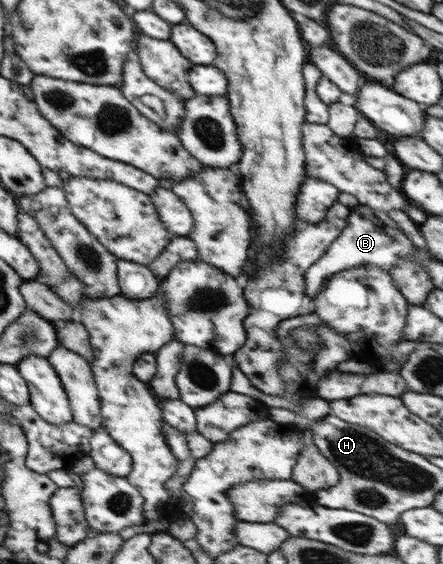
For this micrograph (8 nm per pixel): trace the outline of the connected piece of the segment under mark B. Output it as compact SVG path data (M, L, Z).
M356 205L351 208L350 216L342 233L326 249L326 252L310 267L305 274L306 295L312 299L325 288L326 281L343 270L354 269L357 266L372 265L389 270L400 262L402 256L414 252L413 242L408 237L392 227L386 228L372 209L366 205Z

